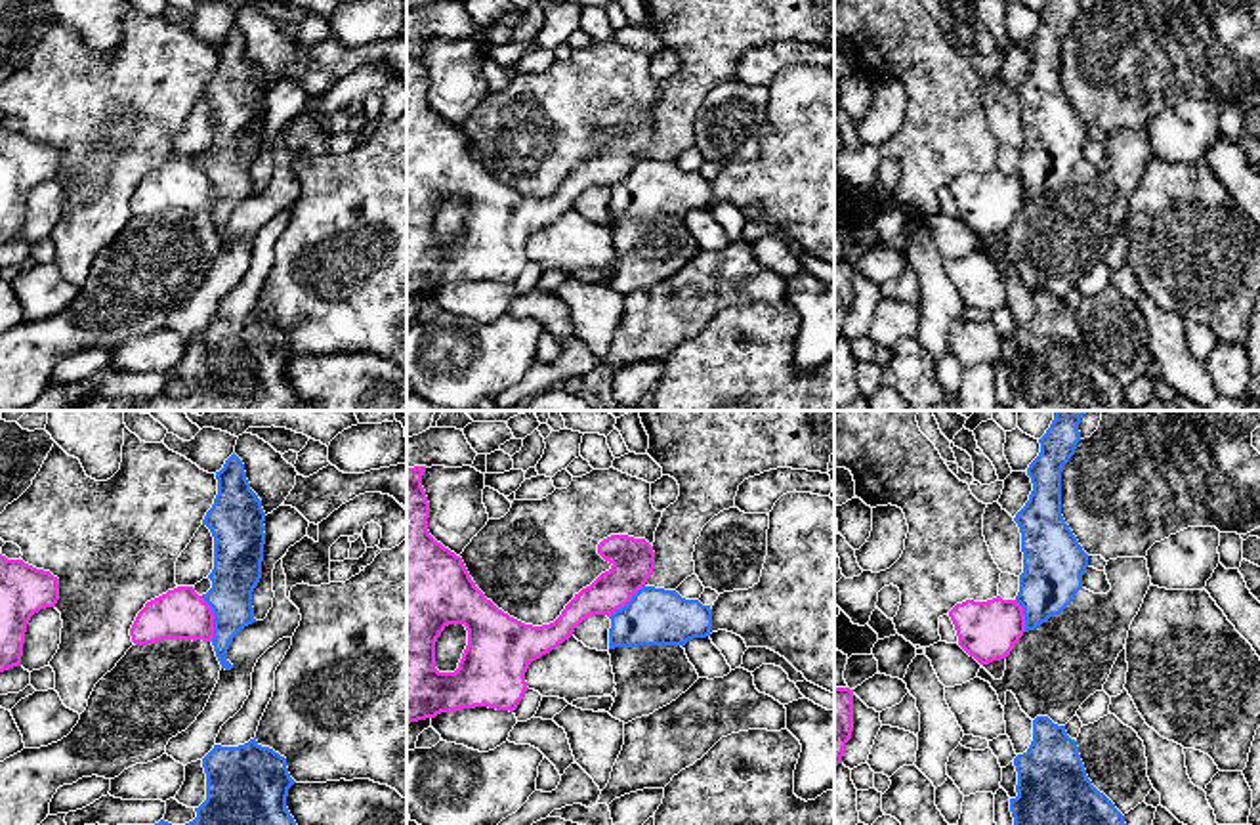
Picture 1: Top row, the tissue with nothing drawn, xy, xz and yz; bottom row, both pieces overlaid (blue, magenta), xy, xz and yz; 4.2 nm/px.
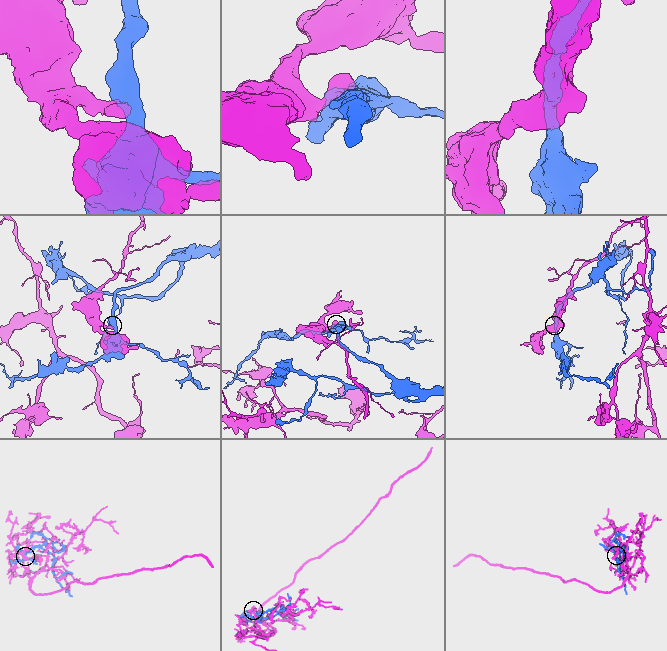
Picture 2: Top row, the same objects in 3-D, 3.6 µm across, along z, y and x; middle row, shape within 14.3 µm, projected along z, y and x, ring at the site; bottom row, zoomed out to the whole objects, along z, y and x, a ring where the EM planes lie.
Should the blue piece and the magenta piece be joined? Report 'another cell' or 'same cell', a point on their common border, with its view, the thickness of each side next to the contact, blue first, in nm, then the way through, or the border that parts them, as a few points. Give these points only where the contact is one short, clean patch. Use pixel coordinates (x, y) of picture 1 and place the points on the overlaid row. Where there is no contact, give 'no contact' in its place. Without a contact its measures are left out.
another cell; contact xy (214, 619); calibres 200 and 220 nm; border xy (201, 596), (212, 613), (212, 640)

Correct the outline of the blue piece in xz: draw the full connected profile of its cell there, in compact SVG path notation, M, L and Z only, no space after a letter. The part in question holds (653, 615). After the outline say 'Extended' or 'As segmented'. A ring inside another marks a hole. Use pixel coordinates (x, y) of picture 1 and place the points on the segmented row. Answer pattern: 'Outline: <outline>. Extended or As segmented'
Outline: M640 588L611 617L609 649L640 645L685 645L712 630L712 609L685 600L676 590Z. As segmented

